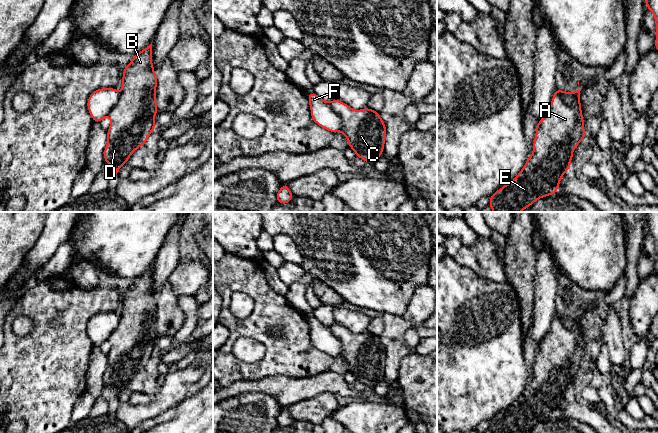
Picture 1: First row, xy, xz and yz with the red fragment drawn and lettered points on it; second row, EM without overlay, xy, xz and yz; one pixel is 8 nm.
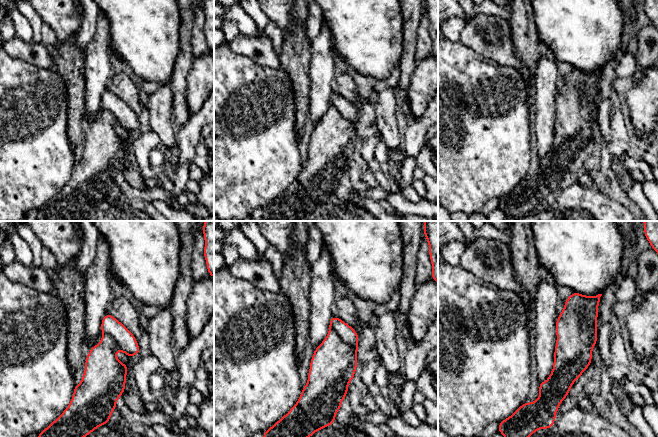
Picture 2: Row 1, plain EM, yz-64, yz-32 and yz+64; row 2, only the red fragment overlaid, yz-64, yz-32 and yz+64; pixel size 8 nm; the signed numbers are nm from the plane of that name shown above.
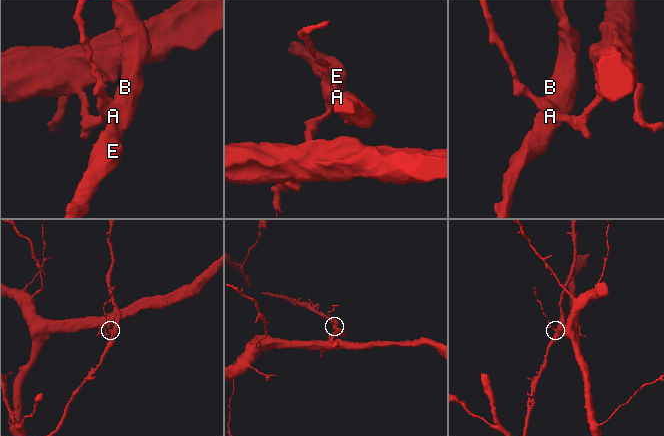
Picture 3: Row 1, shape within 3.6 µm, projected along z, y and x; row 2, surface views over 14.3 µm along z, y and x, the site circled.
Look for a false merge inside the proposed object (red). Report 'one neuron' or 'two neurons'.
two neurons

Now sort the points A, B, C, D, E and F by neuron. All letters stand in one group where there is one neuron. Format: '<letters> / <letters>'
A B C D E / F

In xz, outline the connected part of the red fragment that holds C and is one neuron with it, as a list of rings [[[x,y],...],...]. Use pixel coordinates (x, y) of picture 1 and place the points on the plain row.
[[[337,323],[331,325],[331,330],[341,341],[341,356],[346,361],[349,371],[360,383],[374,387],[384,376],[387,358],[379,336],[368,331],[354,334]]]

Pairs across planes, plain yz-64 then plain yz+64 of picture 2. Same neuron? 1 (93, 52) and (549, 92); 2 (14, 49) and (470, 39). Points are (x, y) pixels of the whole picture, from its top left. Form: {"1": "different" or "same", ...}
{"1": "same", "2": "same"}

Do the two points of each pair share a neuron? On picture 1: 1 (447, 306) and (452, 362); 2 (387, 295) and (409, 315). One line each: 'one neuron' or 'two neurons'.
1: one neuron
2: two neurons

